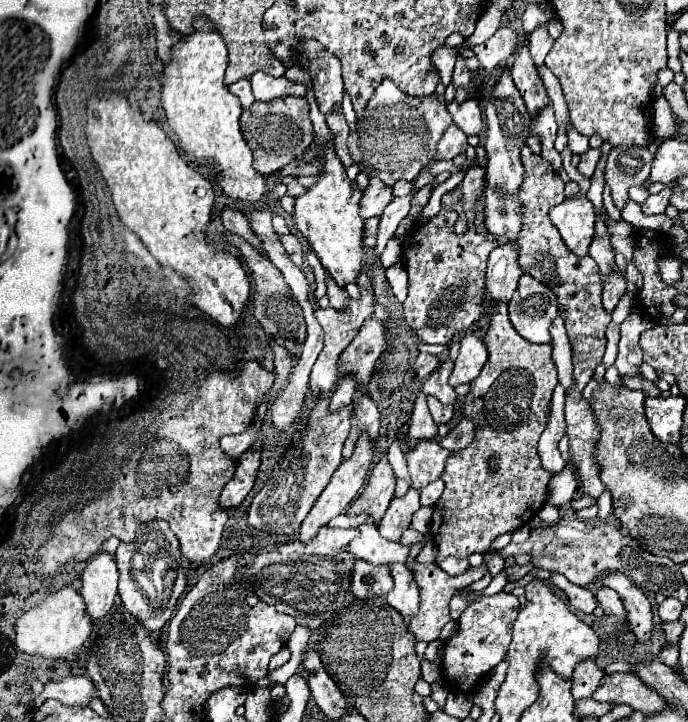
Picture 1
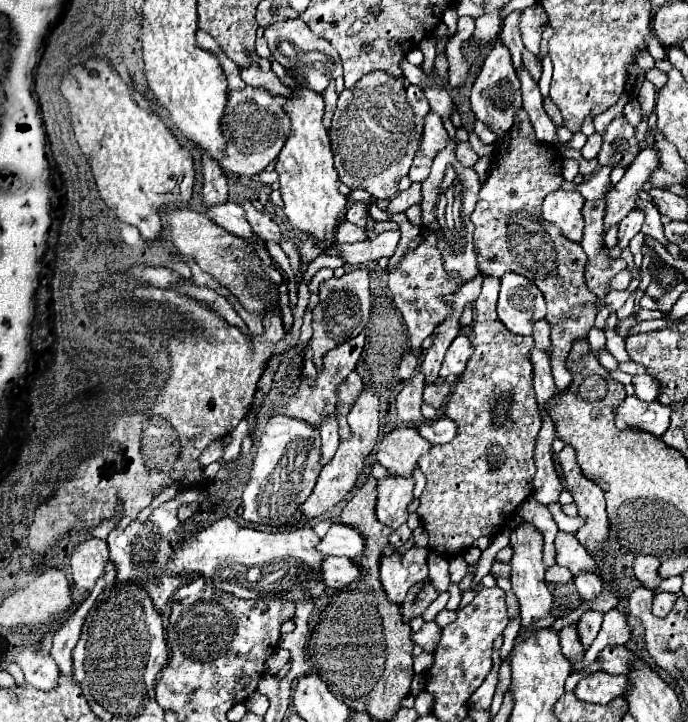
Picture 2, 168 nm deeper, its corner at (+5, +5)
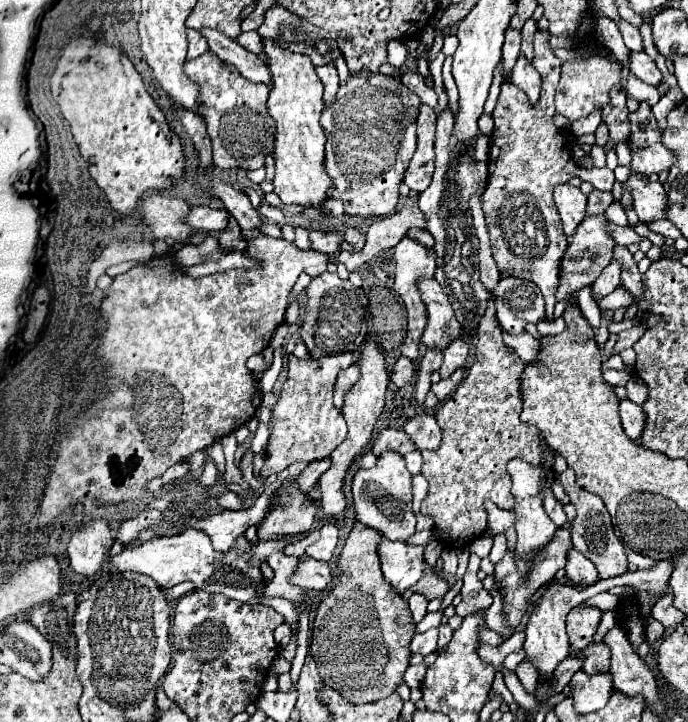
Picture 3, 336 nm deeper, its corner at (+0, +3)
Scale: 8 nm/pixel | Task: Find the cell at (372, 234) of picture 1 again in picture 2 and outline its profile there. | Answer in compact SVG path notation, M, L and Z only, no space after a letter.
M342 222L340 230L336 230L336 244L344 244L344 242L362 242L366 240L366 228L358 228L350 222Z

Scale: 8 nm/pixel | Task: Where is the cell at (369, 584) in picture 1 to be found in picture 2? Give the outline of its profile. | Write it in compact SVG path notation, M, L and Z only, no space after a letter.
M324 556L324 562L320 566L320 574L324 576L324 586L344 588L348 582L360 578L360 568L350 558Z

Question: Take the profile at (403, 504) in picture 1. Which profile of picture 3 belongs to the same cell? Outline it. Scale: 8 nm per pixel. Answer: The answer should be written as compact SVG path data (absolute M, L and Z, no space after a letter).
M385 452L383 456L379 456L375 468L359 470L353 478L353 500L357 520L365 526L379 530L389 540L407 542L415 534L415 514L411 510L411 498L411 474L405 468L405 460L395 452Z

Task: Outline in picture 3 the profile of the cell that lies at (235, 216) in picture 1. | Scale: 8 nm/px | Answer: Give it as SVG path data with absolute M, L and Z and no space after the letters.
M173 104L173 108L179 110L179 118L187 130L187 134L191 136L197 152L199 152L199 166L203 170L209 170L213 164L213 158L211 158L211 140L207 136L205 124L199 120L197 114L193 114L189 110L181 110L181 106L177 106L177 104Z

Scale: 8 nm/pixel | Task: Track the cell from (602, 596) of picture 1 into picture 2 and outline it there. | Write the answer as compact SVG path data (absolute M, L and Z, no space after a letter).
M584 572L574 576L574 586L582 600L594 600L602 592L602 578L596 572Z

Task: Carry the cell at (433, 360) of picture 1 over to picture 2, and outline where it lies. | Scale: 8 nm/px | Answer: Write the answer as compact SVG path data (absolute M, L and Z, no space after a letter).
M406 354L400 362L400 368L398 368L398 378L400 380L408 380L414 372L416 372L416 366L418 366L418 358L414 354Z

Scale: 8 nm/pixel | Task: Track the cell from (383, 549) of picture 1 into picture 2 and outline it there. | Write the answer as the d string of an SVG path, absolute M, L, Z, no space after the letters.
M332 524L328 534L316 544L316 550L320 550L320 554L324 556L356 558L364 550L364 538L350 526Z

